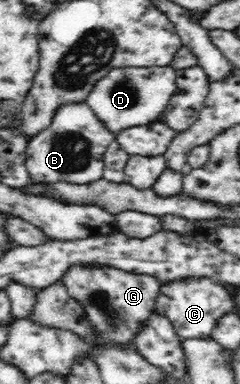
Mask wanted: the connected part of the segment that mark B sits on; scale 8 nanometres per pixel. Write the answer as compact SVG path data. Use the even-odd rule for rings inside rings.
M86 102L65 103L57 109L48 129L35 135L27 145L25 168L31 183L49 184L67 182L87 184L103 178L103 154L116 140L105 125L99 121Z

